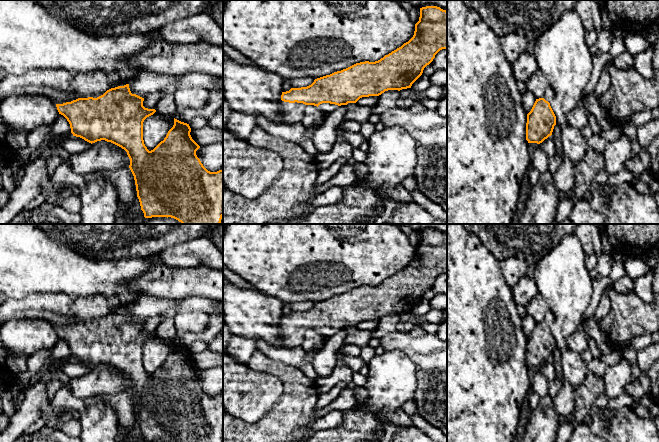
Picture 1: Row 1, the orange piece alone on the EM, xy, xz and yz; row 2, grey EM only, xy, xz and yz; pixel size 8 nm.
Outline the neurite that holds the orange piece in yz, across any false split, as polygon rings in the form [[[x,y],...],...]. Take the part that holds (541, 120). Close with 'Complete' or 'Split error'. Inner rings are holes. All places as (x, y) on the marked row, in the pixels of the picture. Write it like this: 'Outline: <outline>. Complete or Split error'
Outline: [[[547,88],[544,97],[536,99],[531,111],[527,114],[526,140],[528,143],[542,143],[552,135],[556,125],[556,116],[550,106],[555,92]]]. Split error

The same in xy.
Outline: [[[129,84],[107,90],[103,95],[93,98],[78,98],[71,102],[56,104],[59,114],[70,124],[73,136],[89,143],[105,140],[127,152],[130,159],[129,168],[134,176],[137,197],[145,218],[171,217],[182,224],[220,224],[223,217],[223,170],[208,171],[196,155],[200,146],[192,139],[189,124],[174,118],[174,125],[166,137],[153,150],[149,151],[143,140],[143,122],[156,110],[143,106],[144,98],[132,94]]]. Complete

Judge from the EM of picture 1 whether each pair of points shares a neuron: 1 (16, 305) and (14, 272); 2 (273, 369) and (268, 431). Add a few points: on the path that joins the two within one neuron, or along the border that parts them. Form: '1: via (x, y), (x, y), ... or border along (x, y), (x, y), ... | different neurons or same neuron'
1: border along (39, 293), (30, 293), (23, 298), (10, 299) | different neurons
2: via (289, 382), (289, 410), (284, 415) | same neuron

